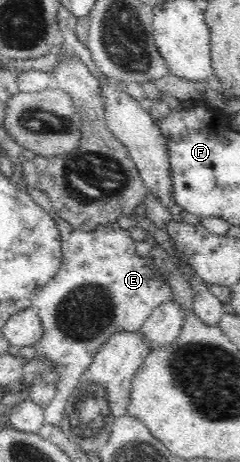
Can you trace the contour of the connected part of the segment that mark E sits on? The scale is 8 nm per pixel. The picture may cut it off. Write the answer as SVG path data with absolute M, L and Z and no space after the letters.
M27 186L25 191L52 216L59 227L62 242L63 260L58 273L43 288L36 290L32 298L32 305L38 310L43 325L43 336L33 347L37 356L47 358L50 366L59 373L56 395L44 406L44 419L49 424L60 426L68 398L92 363L98 348L112 334L140 330L153 310L163 302L173 301L173 289L156 268L155 261L149 255L143 257L137 253L135 240L129 235L129 229L121 227L119 223L97 226L91 231L77 229L58 215L46 192L32 186Z

